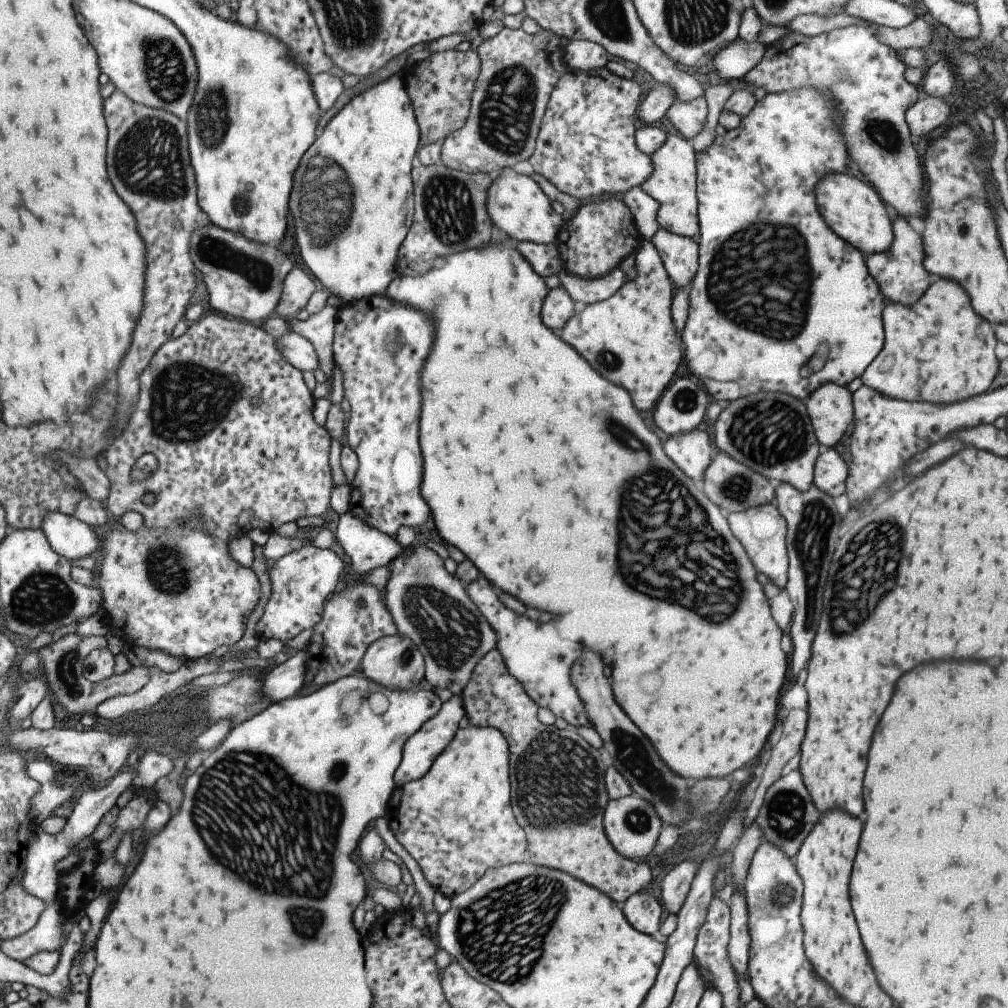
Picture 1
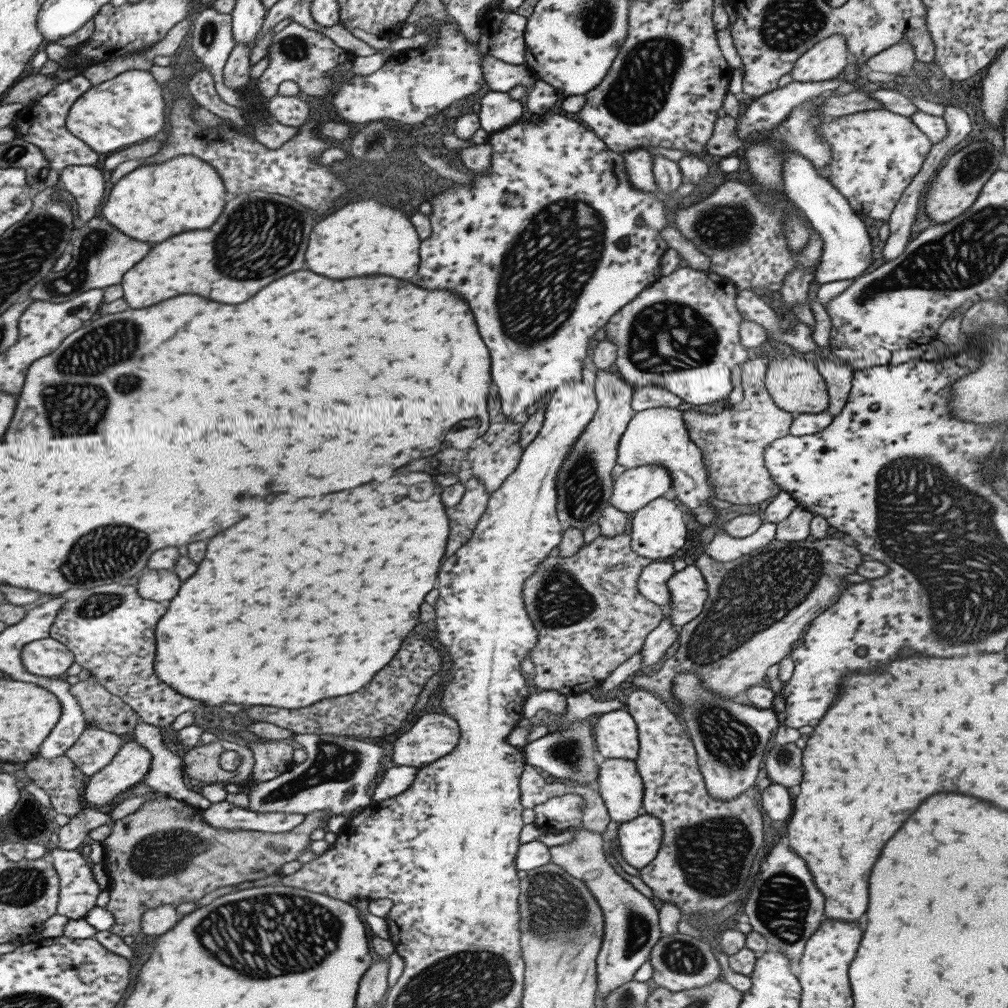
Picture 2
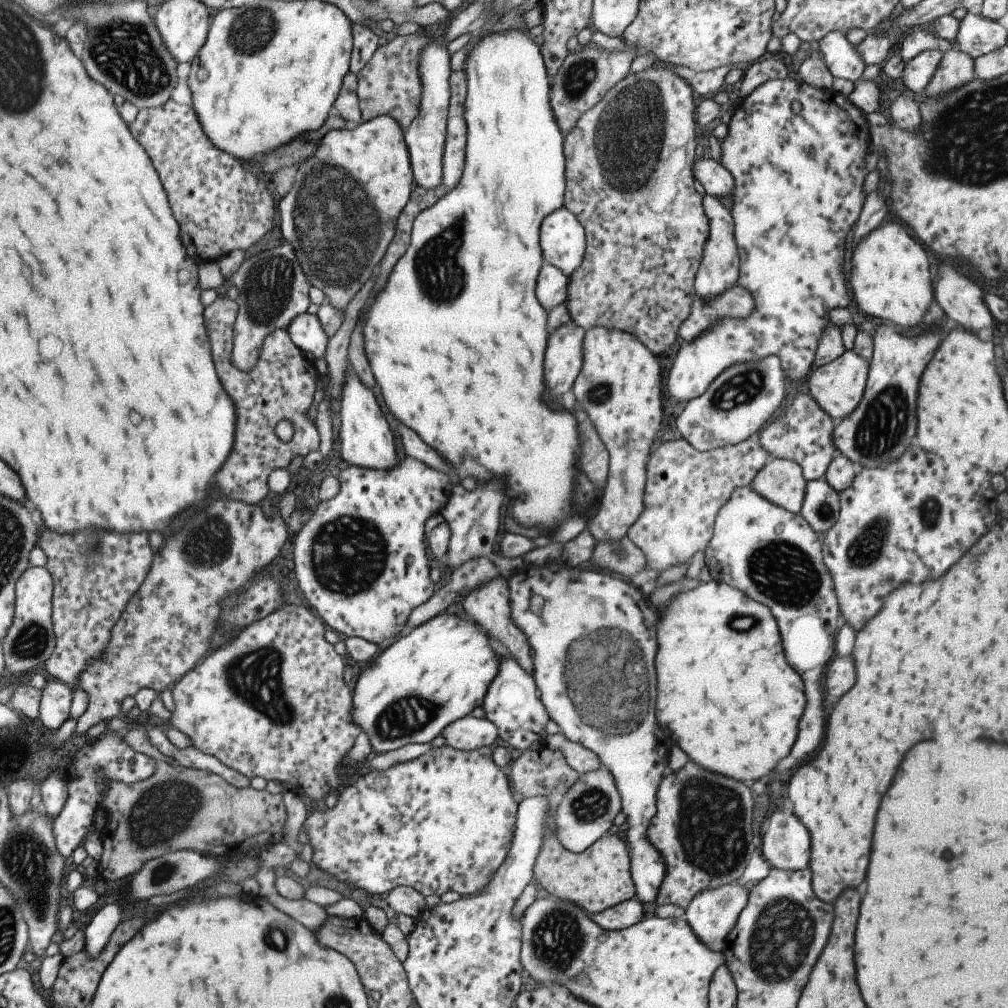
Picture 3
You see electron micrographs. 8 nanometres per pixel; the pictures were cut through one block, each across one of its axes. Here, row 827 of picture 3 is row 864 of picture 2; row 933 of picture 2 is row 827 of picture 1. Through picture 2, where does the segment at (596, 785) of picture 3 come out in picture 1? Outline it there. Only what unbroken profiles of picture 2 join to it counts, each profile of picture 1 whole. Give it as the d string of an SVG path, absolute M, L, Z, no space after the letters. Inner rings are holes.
M633 792L617 800L608 799L602 816L602 825L609 844L617 851L617 854L627 860L636 861L641 856L647 856L655 851L656 840L662 827L661 818L655 814L653 806Z

